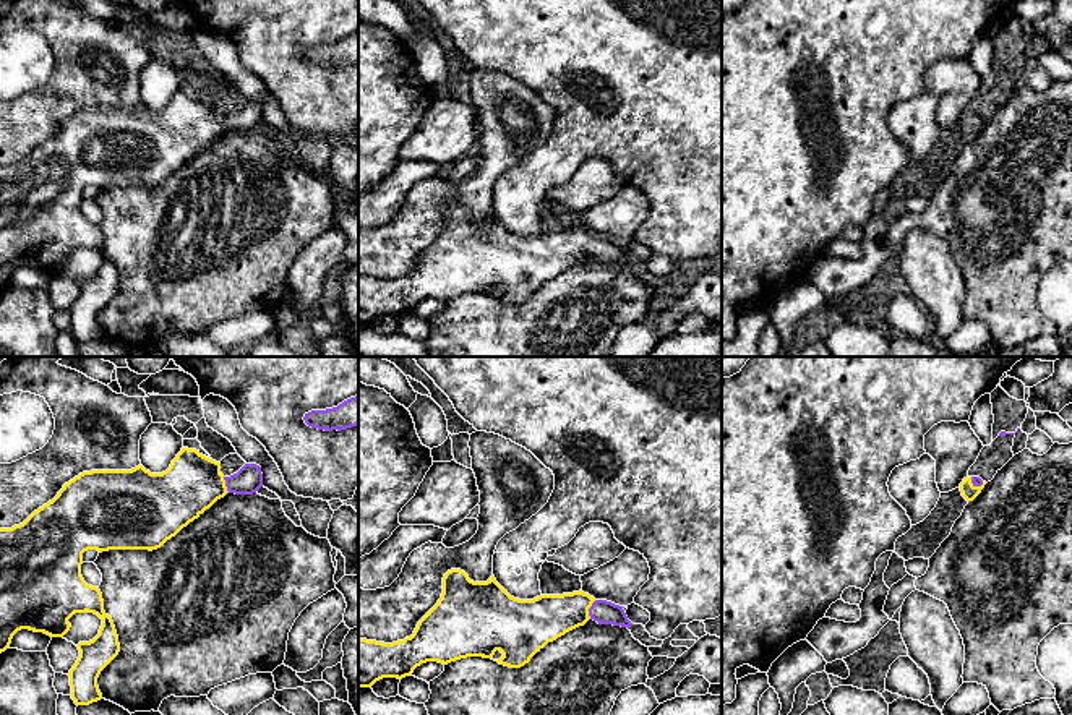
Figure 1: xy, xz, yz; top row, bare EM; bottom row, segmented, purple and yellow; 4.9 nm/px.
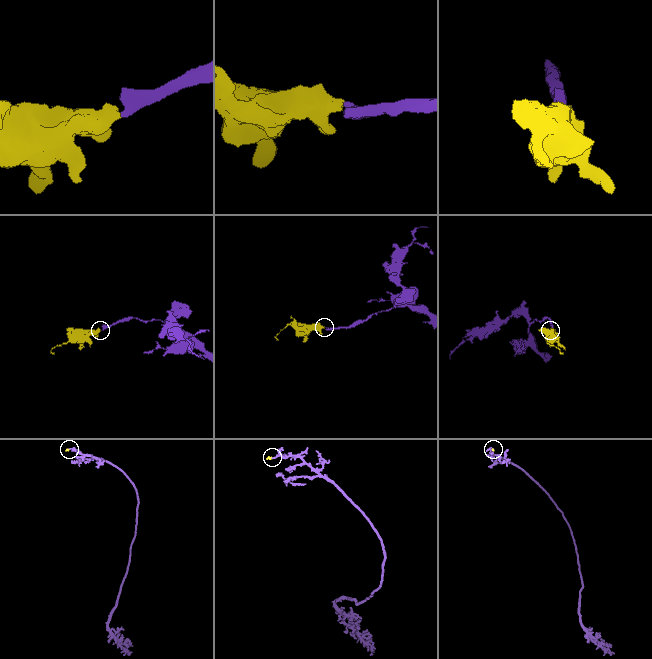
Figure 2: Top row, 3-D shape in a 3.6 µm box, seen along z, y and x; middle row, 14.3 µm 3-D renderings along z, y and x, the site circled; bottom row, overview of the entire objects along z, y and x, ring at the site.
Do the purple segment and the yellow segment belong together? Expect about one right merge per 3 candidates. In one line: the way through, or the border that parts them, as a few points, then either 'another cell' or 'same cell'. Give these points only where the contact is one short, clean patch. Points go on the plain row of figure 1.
across xz (604, 248), (589, 247), (570, 247), (545, 255) | same cell

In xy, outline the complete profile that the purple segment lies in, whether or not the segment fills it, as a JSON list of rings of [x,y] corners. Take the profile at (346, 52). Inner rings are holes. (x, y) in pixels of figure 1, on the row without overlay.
[[[358,32],[350,34],[337,44],[326,47],[311,47],[303,54],[311,65],[332,68],[347,66],[358,62]]]

